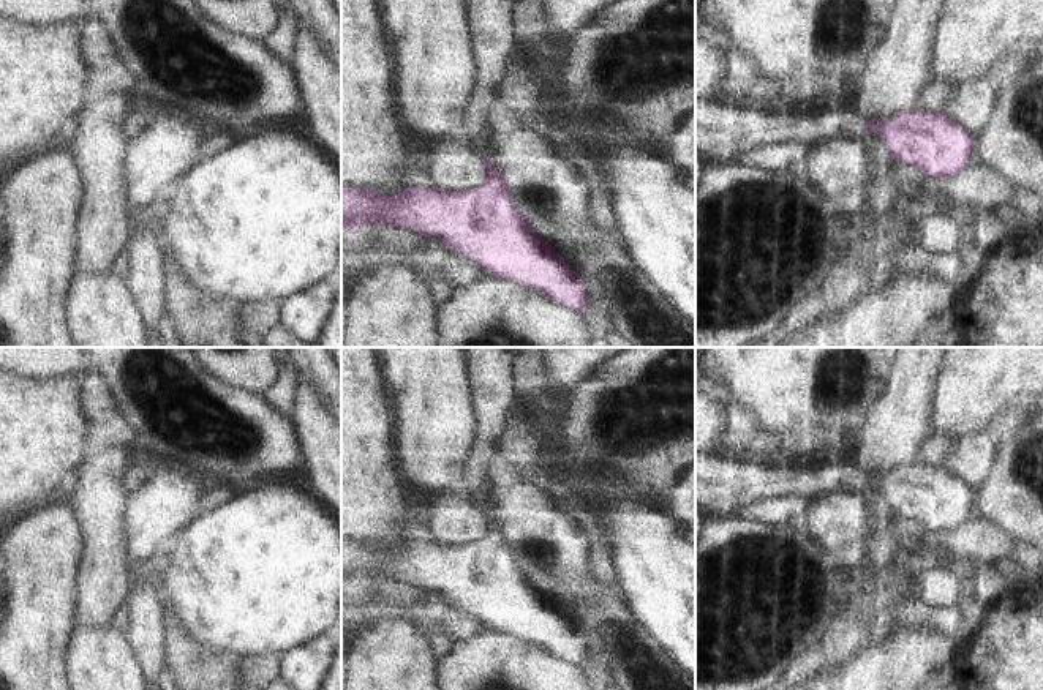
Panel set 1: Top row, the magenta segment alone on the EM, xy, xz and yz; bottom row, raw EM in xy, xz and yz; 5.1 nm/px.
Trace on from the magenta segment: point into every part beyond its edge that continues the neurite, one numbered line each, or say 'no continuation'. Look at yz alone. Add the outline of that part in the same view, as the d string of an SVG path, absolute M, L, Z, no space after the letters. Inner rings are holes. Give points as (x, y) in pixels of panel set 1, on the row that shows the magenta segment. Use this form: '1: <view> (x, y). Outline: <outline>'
1: yz (724, 128). Outline: M719 98L716 101L695 99L695 155L702 158L705 164L730 164L735 156L763 145L784 145L798 144L808 148L833 142L833 141L858 141L864 133L864 120L857 111L825 111L820 114L798 114L789 112L782 104L766 107L765 104L747 106L738 101L729 101Z

